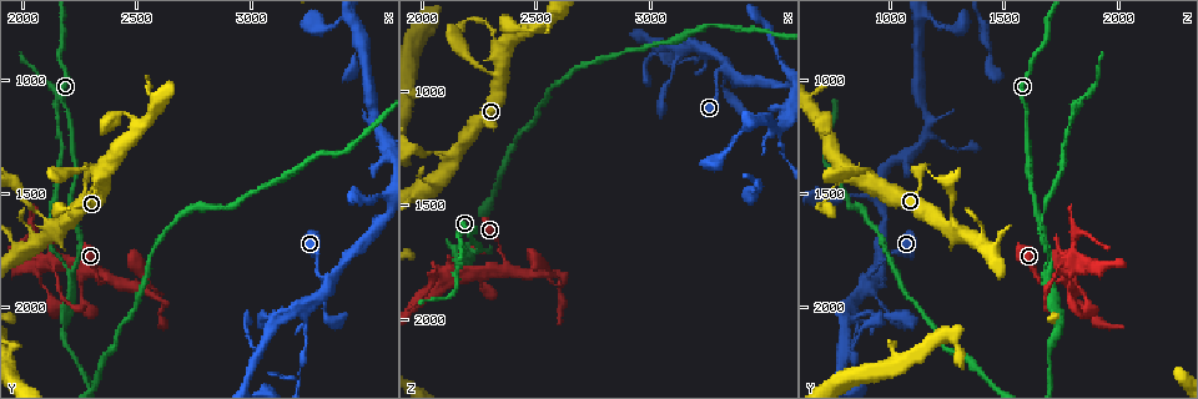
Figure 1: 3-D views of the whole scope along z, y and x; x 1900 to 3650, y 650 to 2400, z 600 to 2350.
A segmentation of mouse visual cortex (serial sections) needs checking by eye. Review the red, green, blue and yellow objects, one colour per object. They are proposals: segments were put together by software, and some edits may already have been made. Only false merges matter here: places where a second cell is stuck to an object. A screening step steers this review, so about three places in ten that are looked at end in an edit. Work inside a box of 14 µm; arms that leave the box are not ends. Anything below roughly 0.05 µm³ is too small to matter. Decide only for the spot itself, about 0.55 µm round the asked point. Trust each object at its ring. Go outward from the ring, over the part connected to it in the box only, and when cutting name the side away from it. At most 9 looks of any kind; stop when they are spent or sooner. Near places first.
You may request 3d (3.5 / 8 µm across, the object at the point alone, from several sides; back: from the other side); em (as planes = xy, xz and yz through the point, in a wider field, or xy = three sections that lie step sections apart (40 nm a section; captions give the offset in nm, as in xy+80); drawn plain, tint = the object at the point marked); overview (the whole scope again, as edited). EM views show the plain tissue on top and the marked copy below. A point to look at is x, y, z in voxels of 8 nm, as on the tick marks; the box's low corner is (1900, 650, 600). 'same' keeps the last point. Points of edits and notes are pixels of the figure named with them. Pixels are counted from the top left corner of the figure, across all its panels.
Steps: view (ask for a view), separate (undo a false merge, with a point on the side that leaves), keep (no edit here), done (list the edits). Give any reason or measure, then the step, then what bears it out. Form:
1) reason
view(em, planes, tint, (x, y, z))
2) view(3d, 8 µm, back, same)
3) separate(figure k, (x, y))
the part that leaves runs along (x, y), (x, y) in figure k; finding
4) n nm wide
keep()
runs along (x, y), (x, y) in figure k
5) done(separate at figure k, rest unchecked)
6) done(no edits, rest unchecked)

thick turns thin
view(3d, 3.5 µm, (3220, 2000, 820))

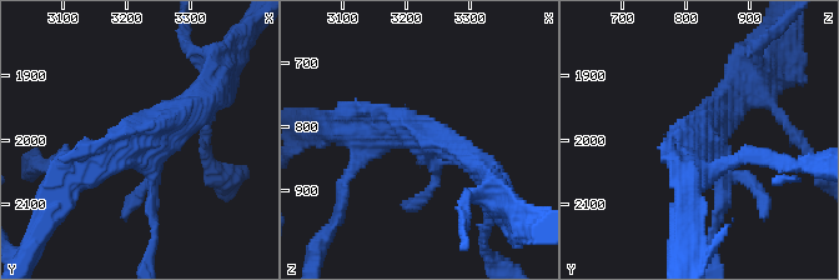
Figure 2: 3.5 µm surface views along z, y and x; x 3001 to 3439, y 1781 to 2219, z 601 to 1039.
now the EM
view(em, planes, tint, (3225, 2000, 820))

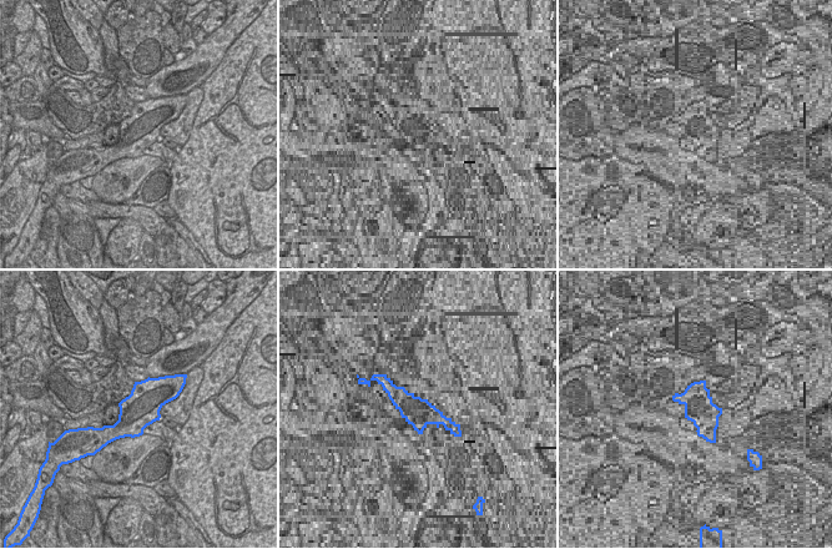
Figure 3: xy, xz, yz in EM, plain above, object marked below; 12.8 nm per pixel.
another direction
view(em, xy, step 3, tint, same)

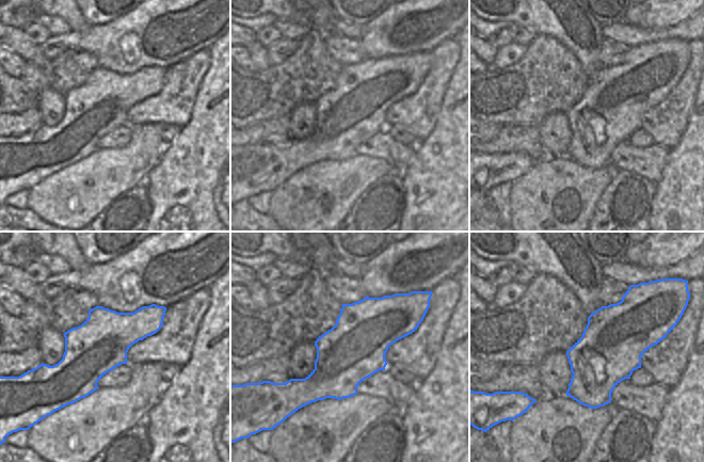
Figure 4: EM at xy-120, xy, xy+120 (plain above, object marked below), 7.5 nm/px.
keep()
runs along (206, 99), (69, 180) in figure 2; continuous, no second cell

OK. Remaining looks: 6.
sharp bend
view(3d, 3.5 µm, (3220, 2270, 860))

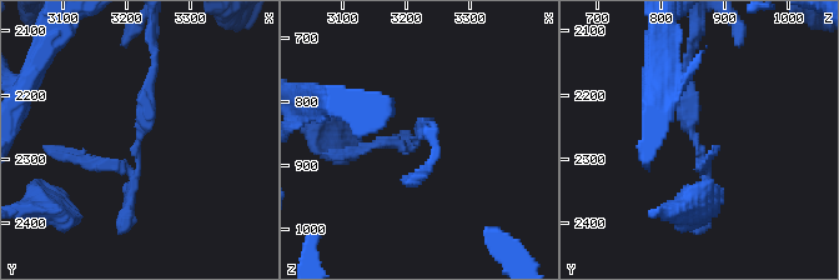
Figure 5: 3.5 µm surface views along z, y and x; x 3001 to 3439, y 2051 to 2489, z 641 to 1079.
view(em, xy, step 3, tint, (3220, 2275, 860))

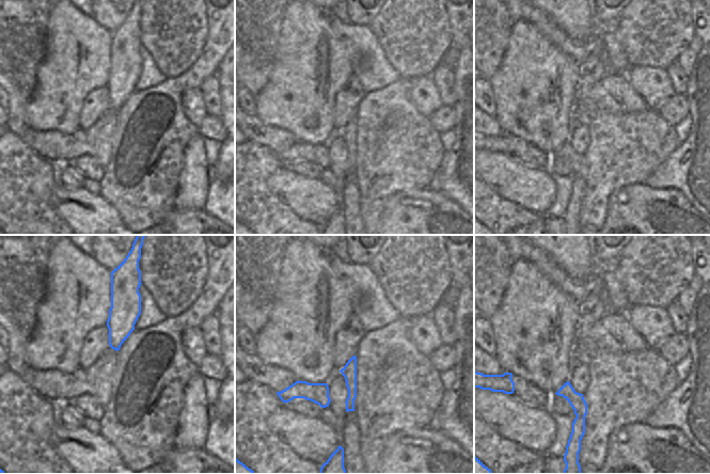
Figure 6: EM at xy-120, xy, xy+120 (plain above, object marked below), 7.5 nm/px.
keep()
all the same cell

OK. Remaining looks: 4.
view(3d, 8 µm, (3560, 1250, 1180))

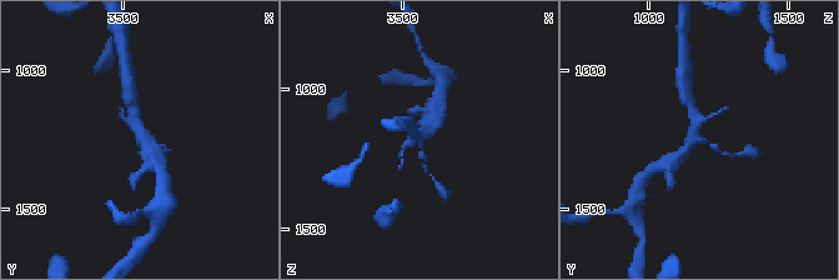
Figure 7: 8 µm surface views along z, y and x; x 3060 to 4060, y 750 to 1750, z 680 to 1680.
zoom in
view(3d, 3.5 µm, (3570, 1260, 1190))

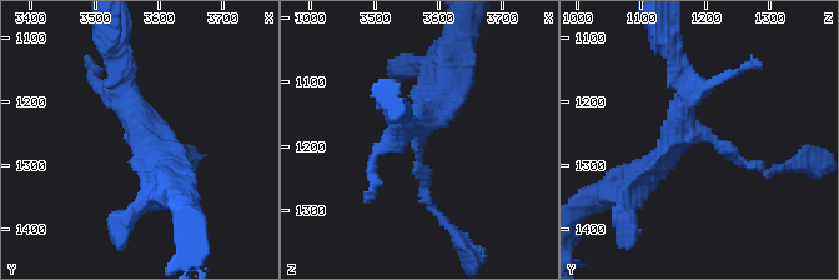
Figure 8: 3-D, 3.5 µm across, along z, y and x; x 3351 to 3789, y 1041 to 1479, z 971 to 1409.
need the tissue
view(em, planes, tint, (3565, 1255, 1190))

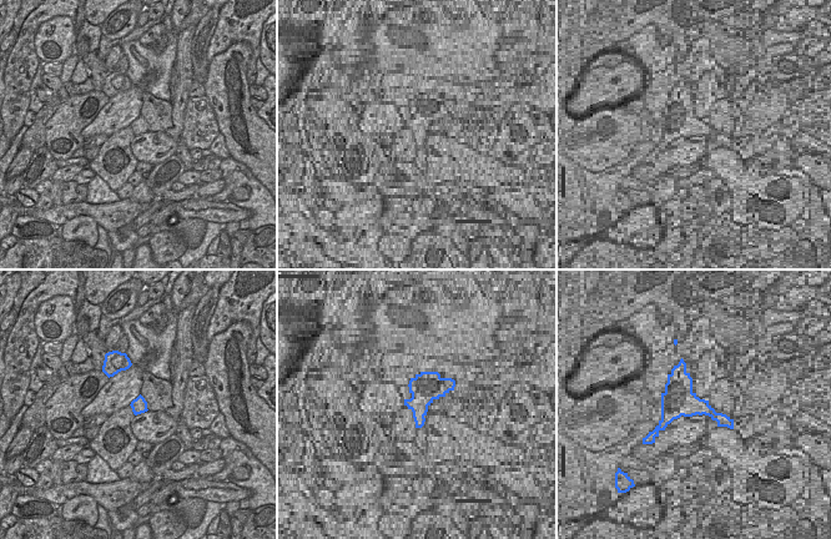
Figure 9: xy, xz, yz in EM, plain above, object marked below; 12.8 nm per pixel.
arms of 150, 250, 400 nm
keep()
runs along (447, 80), (416, 135), (431, 205) in figure 8; all the same cell

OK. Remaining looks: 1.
done(no edits, rest unchecked)

